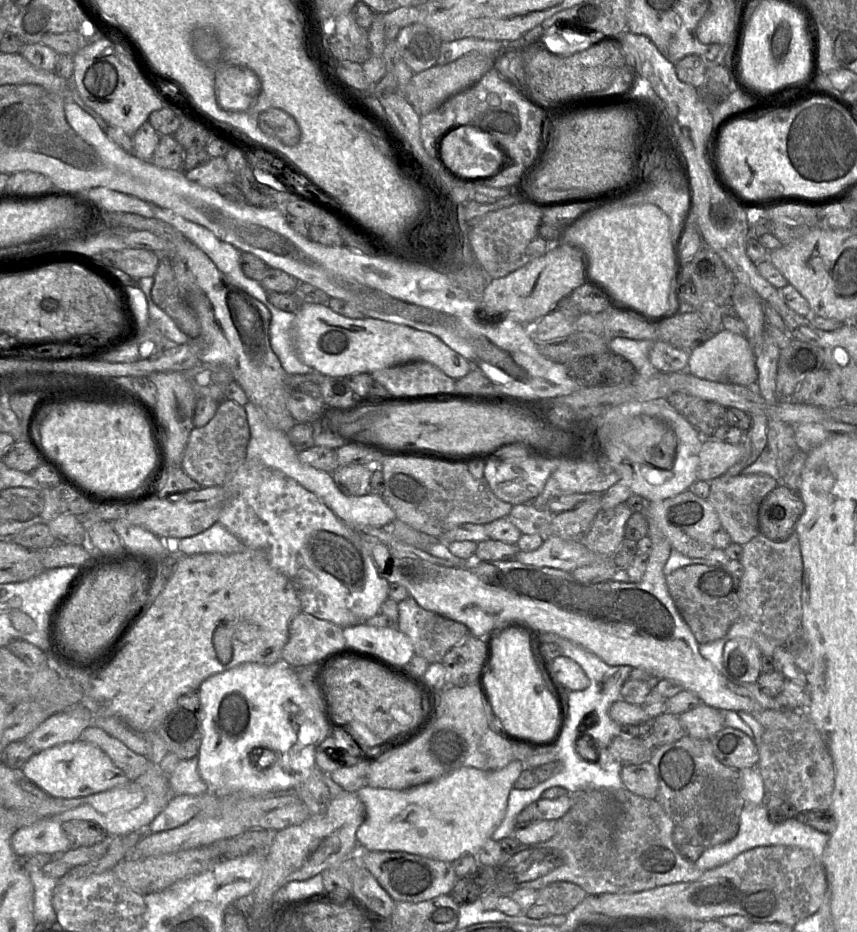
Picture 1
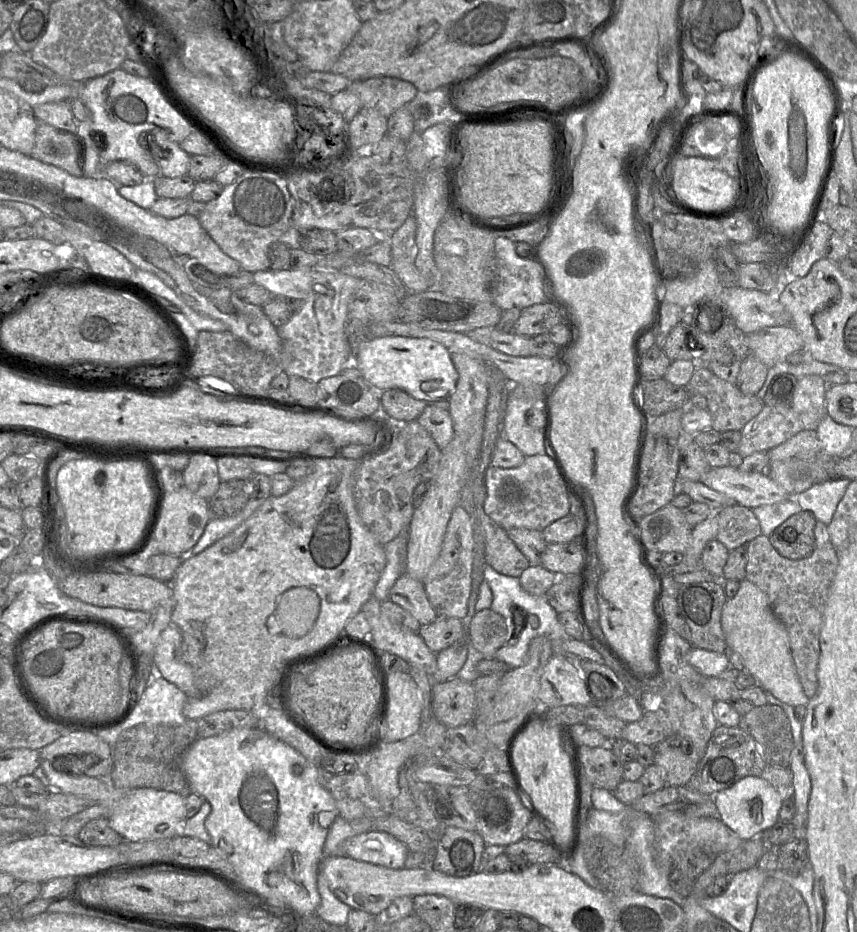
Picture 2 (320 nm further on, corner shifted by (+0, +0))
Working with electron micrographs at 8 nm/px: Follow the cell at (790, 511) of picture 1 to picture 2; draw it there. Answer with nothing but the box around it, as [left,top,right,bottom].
[768,509,816,559]

